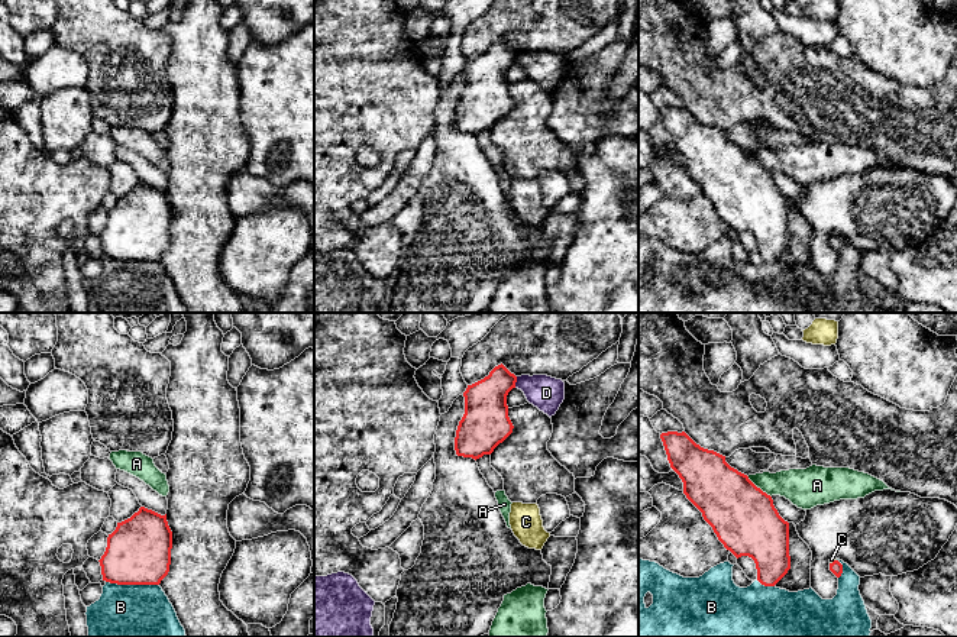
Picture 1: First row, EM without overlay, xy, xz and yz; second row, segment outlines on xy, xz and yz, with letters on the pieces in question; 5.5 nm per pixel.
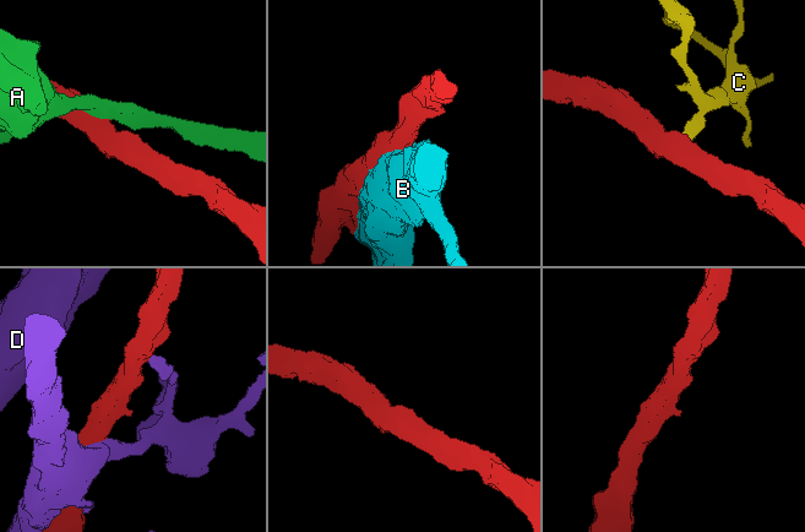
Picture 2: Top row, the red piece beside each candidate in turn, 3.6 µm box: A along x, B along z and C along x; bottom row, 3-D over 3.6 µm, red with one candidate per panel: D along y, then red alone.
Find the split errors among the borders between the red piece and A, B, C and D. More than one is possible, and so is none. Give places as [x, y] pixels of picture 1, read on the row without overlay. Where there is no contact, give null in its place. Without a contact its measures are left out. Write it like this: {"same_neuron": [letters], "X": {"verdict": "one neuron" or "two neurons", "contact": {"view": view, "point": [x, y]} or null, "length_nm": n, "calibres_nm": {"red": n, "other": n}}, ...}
{"same_neuron": [], "A": {"verdict": "two neurons", "contact": {"view": "yz", "point": [759, 164]}, "length_nm": 180, "calibres_nm": {"red": 360, "other": 220}}, "B": {"verdict": "two neurons", "contact": {"view": "xy", "point": [132, 259]}, "length_nm": 300, "calibres_nm": {"red": 360, "other": 500}}, "C": {"verdict": "two neurons", "contact": {"view": "yz", "point": [834, 236]}, "length_nm": 50, "calibres_nm": {"red": 70, "other": 20}}, "D": {"verdict": "two neurons", "contact": {"view": "xz", "point": [516, 57]}, "length_nm": 70, "calibres_nm": {"red": 240, "other": 190}}}

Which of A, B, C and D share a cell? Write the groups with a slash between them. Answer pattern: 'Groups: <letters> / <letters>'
Groups: A / B C / D

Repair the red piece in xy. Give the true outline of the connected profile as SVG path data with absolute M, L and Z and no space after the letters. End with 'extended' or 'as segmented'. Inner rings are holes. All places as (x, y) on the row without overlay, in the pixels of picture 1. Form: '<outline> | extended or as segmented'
M140 182L107 213L100 242L103 256L117 261L159 261L171 240L172 207L166 190Z | as segmented

